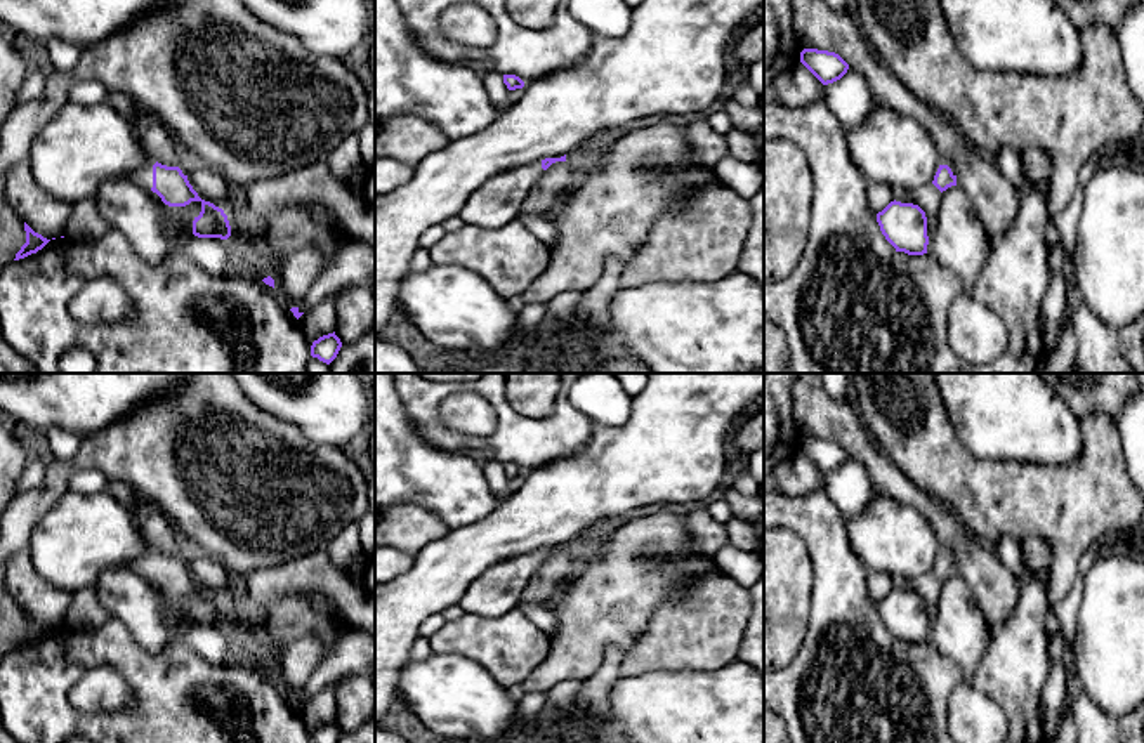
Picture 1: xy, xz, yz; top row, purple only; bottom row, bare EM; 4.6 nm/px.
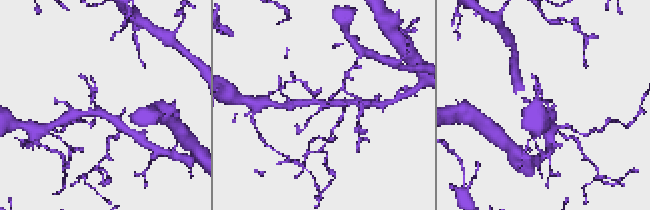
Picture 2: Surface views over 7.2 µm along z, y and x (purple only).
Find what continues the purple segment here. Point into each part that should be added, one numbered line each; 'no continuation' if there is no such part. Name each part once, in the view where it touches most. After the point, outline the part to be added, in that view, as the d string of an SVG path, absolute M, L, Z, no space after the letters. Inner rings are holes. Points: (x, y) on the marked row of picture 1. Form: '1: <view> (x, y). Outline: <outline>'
1: xy (143, 177). Outline: M151 161L146 167L142 167L141 170L134 172L130 177L123 177L123 179L151 191L151 187L153 187L153 165L155 163L156 161Z

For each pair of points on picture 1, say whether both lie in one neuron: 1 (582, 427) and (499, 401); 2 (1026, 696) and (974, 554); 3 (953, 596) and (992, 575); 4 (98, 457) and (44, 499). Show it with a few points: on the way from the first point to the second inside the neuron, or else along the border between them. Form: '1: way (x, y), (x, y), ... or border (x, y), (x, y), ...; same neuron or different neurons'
1: way (561, 429), (523, 429), (516, 422); same neuron
2: border (1016, 585), (1014, 610), (1004, 620), (992, 625); different neurons
3: border (957, 573), (990, 622); different neurons
4: way (84, 460), (75, 464), (54, 485); same neuron

